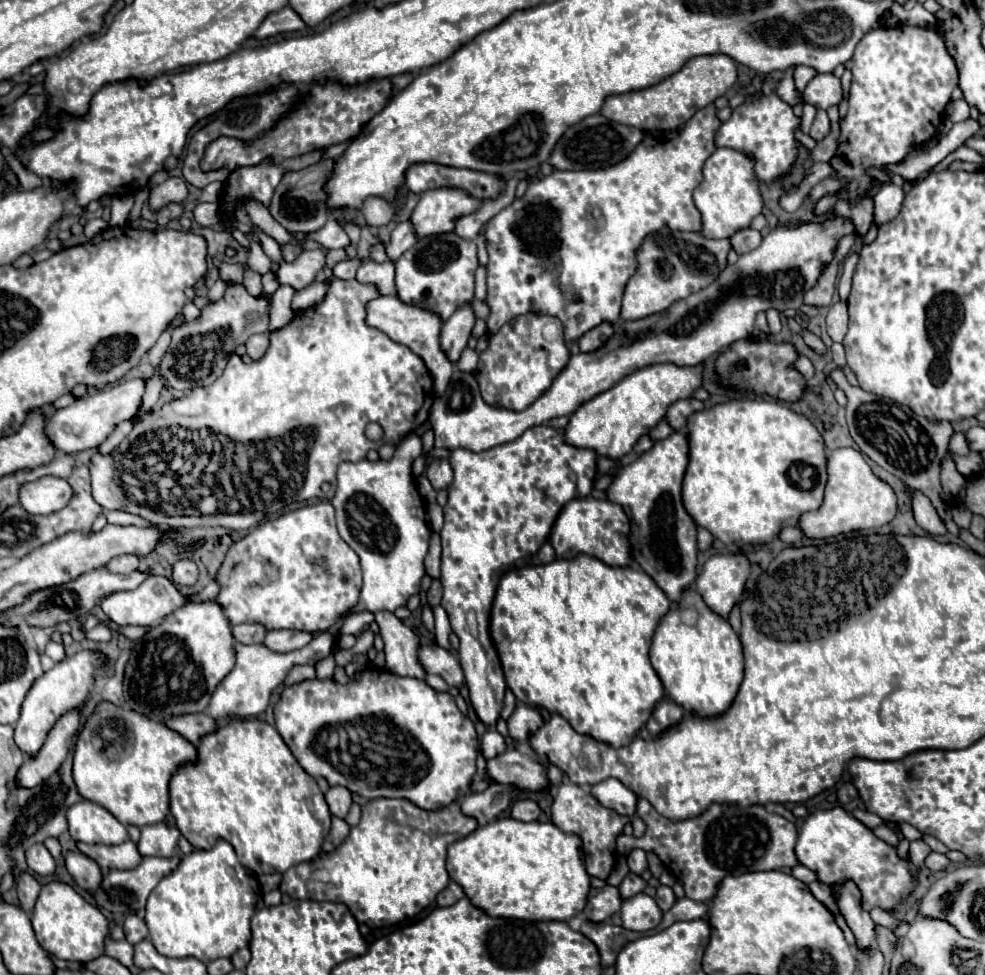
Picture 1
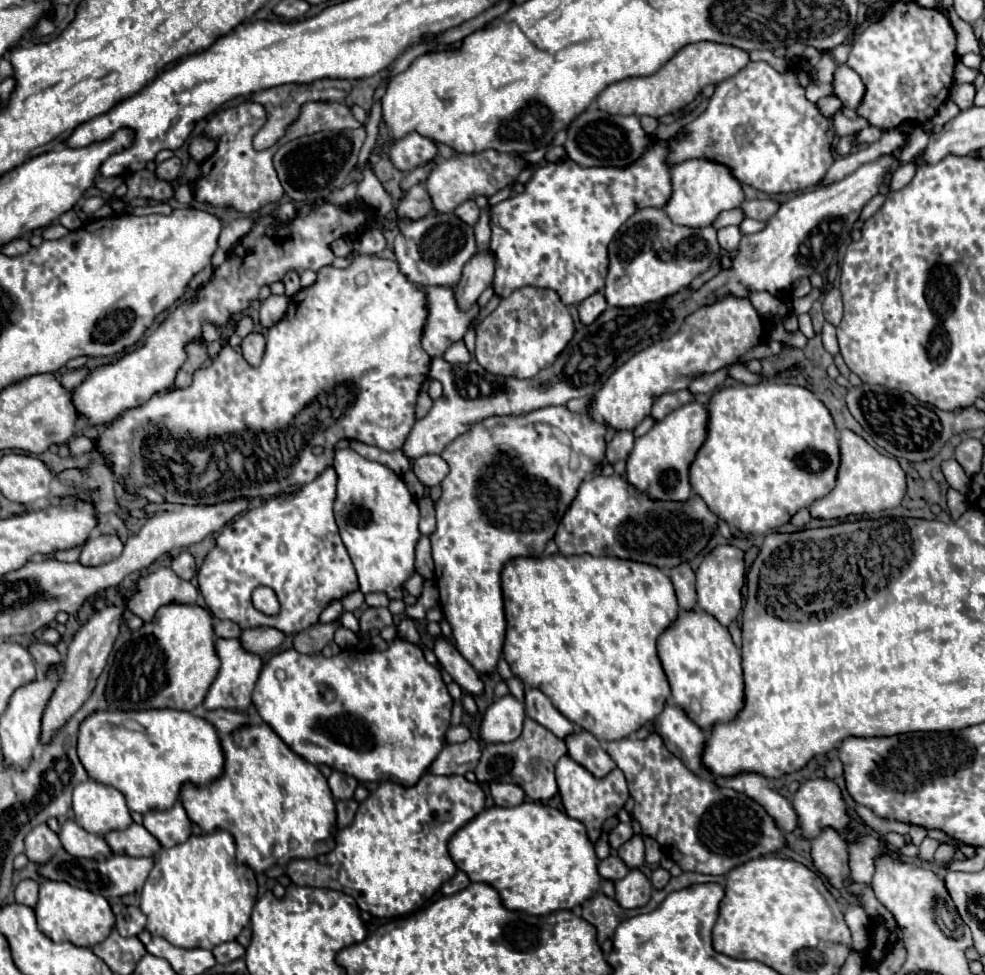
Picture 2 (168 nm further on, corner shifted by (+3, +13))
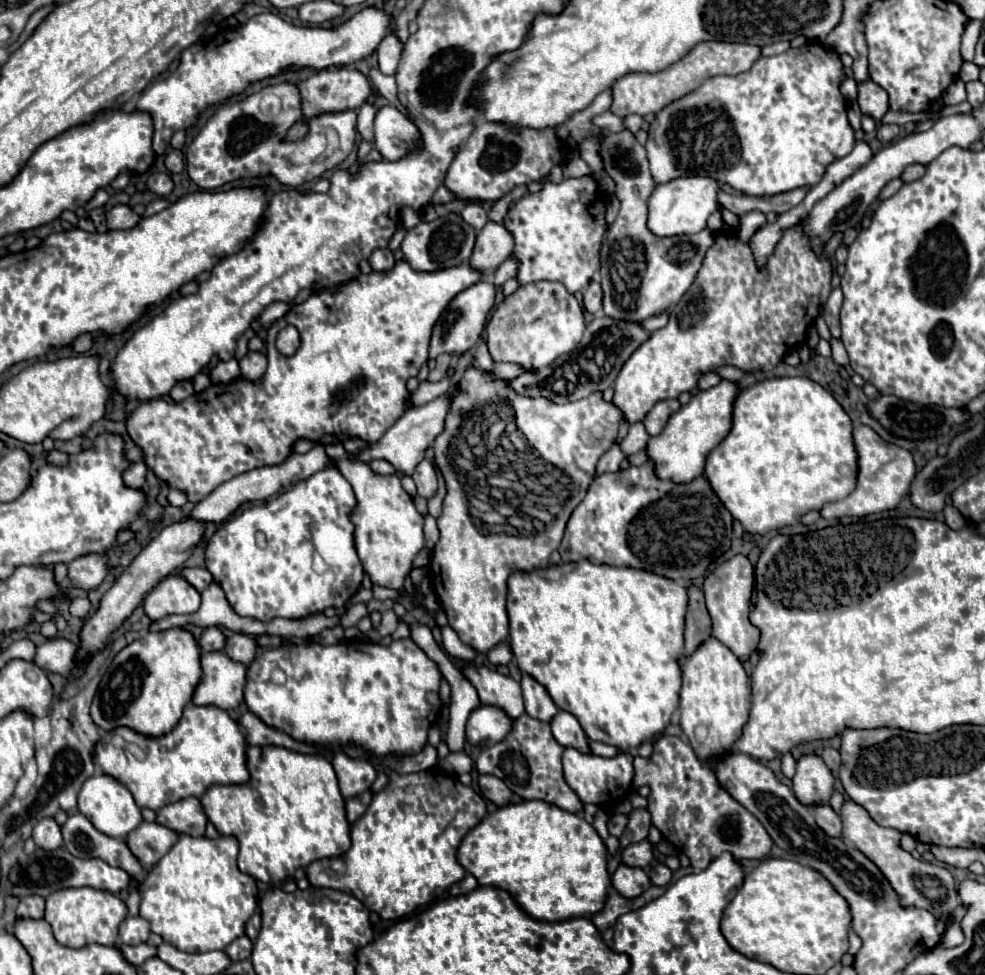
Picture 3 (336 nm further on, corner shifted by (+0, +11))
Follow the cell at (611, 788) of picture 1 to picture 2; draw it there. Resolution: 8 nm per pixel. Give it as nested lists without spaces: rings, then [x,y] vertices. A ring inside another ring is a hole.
[[[576,731],[566,739],[566,745],[568,755],[586,771],[590,771],[596,779],[602,779],[616,769],[616,763],[608,759],[608,753],[602,749],[600,741],[588,731]]]

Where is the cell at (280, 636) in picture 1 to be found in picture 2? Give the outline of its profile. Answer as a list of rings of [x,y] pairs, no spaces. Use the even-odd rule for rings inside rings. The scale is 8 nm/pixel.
[[[254,627],[254,629],[248,629],[240,635],[240,641],[248,651],[264,655],[264,657],[272,649],[280,647],[284,639],[286,639],[286,635],[282,631],[276,631],[274,627]]]

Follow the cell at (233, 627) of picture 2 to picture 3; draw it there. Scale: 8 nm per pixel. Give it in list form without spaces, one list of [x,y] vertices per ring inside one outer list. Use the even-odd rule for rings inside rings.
[[[207,627],[197,643],[201,651],[221,651],[225,645],[225,635],[217,627]]]

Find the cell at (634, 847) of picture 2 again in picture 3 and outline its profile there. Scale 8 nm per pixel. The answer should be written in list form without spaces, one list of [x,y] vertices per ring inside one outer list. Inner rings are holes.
[[[633,809],[629,813],[629,823],[621,835],[621,847],[627,847],[631,843],[647,839],[647,831],[651,825],[651,815],[647,809]]]

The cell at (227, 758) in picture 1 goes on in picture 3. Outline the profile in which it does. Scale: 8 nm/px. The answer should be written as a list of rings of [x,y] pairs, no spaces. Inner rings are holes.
[[[249,747],[247,751],[247,765],[249,765],[249,773],[251,773],[251,779],[243,785],[213,785],[207,789],[207,793],[201,797],[201,803],[203,803],[203,809],[209,817],[209,821],[215,825],[215,829],[221,833],[221,835],[233,835],[237,837],[239,841],[239,869],[263,883],[277,883],[277,881],[283,881],[285,877],[293,875],[297,869],[301,867],[307,867],[311,865],[313,861],[317,859],[325,859],[325,857],[339,857],[343,855],[349,847],[351,847],[351,837],[349,837],[349,821],[347,821],[347,815],[345,815],[345,799],[339,791],[339,785],[337,785],[337,775],[333,771],[333,765],[323,757],[323,755],[307,755],[307,753],[295,753],[295,751],[289,751],[289,749],[283,749],[283,747]]]

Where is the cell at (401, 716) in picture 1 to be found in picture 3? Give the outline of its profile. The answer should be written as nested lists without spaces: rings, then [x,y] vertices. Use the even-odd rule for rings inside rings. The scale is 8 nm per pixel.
[[[397,639],[391,645],[341,641],[337,645],[283,645],[269,649],[247,667],[245,705],[267,725],[285,731],[297,741],[313,745],[343,745],[353,741],[373,755],[413,755],[427,743],[427,729],[435,723],[441,709],[439,701],[441,673],[437,665],[411,639]]]

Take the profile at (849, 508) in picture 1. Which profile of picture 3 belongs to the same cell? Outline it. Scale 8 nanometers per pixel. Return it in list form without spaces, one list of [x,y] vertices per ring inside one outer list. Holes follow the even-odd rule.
[[[859,425],[853,431],[857,453],[859,453],[859,479],[857,479],[857,489],[835,503],[827,503],[821,509],[821,515],[825,519],[839,519],[839,517],[863,517],[869,513],[881,513],[887,509],[895,509],[899,501],[907,495],[907,489],[915,477],[915,461],[913,455],[897,447],[893,443],[887,443],[881,439],[871,427]]]

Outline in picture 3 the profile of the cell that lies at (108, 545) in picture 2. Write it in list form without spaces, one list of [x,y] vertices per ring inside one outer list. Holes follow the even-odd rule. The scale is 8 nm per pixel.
[[[85,555],[67,563],[69,587],[81,587],[85,591],[95,589],[107,575],[107,555]]]

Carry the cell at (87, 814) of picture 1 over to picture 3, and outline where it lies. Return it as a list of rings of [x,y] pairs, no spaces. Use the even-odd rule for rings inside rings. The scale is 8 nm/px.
[[[99,773],[89,777],[81,791],[79,791],[79,811],[89,817],[89,821],[105,835],[109,837],[117,837],[117,839],[125,839],[135,827],[139,827],[139,823],[143,821],[141,817],[141,809],[135,805],[131,791],[119,783],[115,777]]]

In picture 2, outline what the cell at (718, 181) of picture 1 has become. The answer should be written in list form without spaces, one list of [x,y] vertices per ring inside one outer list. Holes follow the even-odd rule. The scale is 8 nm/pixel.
[[[688,159],[680,167],[672,169],[672,199],[664,207],[676,225],[688,227],[708,227],[722,211],[736,209],[744,203],[742,183],[724,167],[722,163],[712,163],[712,159]]]

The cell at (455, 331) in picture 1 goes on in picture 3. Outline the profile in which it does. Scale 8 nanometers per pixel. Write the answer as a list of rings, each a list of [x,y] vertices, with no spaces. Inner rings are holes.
[[[487,221],[487,225],[477,233],[477,243],[469,263],[483,273],[493,273],[511,253],[513,253],[513,237],[507,233],[503,221]]]

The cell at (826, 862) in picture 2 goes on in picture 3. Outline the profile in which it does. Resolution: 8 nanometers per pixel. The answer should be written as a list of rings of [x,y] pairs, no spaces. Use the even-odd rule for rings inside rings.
[[[811,805],[809,807],[817,825],[831,837],[841,837],[841,817],[831,809],[831,805]]]

